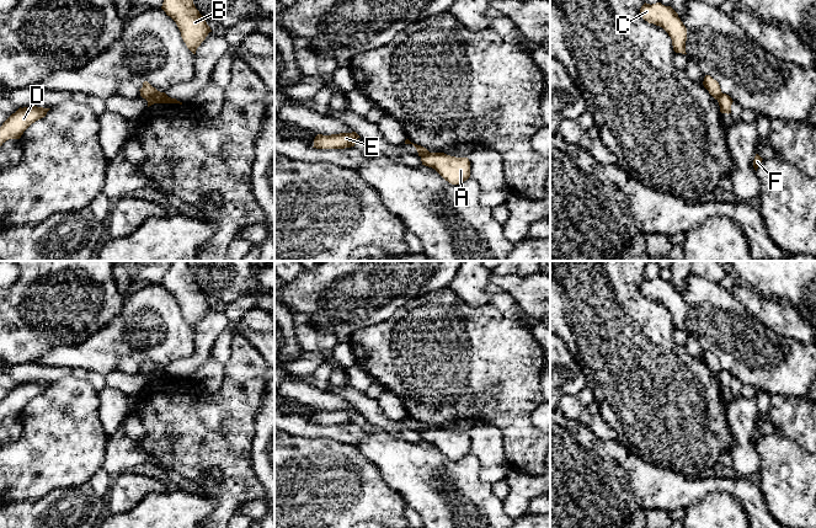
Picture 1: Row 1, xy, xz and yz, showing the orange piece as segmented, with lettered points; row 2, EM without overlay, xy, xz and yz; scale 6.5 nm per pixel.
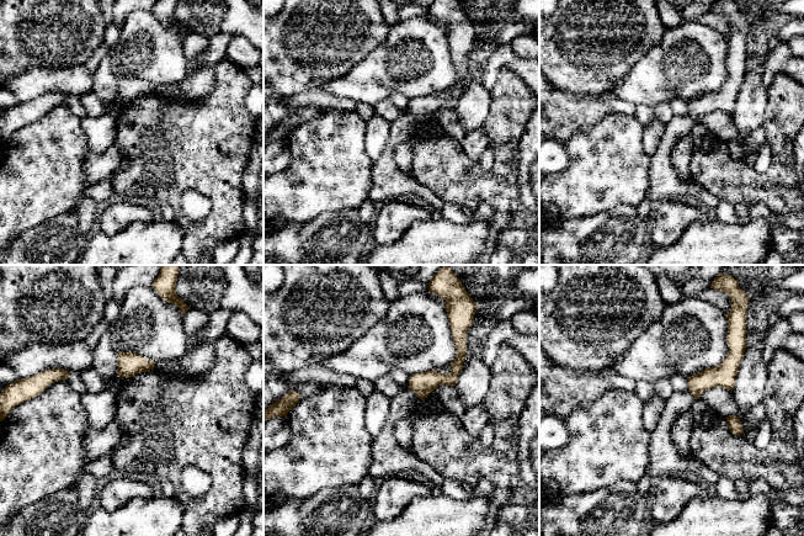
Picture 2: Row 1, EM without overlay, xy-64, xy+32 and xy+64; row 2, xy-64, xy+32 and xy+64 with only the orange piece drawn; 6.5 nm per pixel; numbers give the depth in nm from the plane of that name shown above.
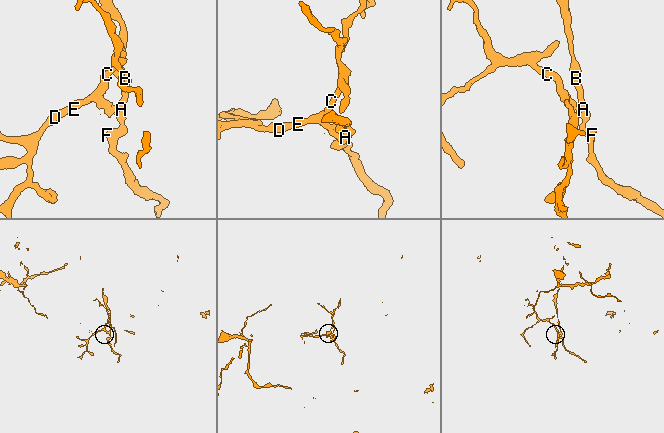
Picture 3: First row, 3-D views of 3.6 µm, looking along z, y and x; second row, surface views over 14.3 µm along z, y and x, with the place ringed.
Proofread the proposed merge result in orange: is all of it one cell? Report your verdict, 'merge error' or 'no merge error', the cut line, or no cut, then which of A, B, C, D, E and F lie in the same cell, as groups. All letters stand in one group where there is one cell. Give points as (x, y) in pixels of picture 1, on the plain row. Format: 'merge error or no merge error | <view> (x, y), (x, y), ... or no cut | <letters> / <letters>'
merge error | xy (159, 367), (147, 376) | A B F / C D E

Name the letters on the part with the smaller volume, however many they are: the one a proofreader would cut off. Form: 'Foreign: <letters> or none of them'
Foreign: C, D, E

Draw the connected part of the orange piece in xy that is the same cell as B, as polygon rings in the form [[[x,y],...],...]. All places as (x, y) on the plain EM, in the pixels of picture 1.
[[[174,261],[161,284],[176,298],[187,324],[196,330],[212,305],[196,284],[187,261]]]

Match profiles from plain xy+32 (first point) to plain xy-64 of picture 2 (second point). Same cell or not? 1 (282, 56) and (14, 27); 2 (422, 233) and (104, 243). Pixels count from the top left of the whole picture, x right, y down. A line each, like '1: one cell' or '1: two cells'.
1: one cell
2: one cell

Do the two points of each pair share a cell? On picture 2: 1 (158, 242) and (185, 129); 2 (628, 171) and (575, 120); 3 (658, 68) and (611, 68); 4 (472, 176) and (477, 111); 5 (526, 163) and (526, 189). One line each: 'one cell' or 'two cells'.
1: two cells
2: two cells
3: two cells
4: two cells
5: one cell

